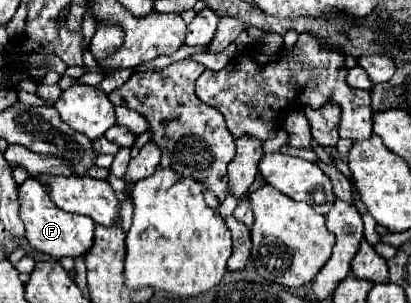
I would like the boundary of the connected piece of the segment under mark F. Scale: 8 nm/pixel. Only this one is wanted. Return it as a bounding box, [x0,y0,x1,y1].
[18,178,94,258]

